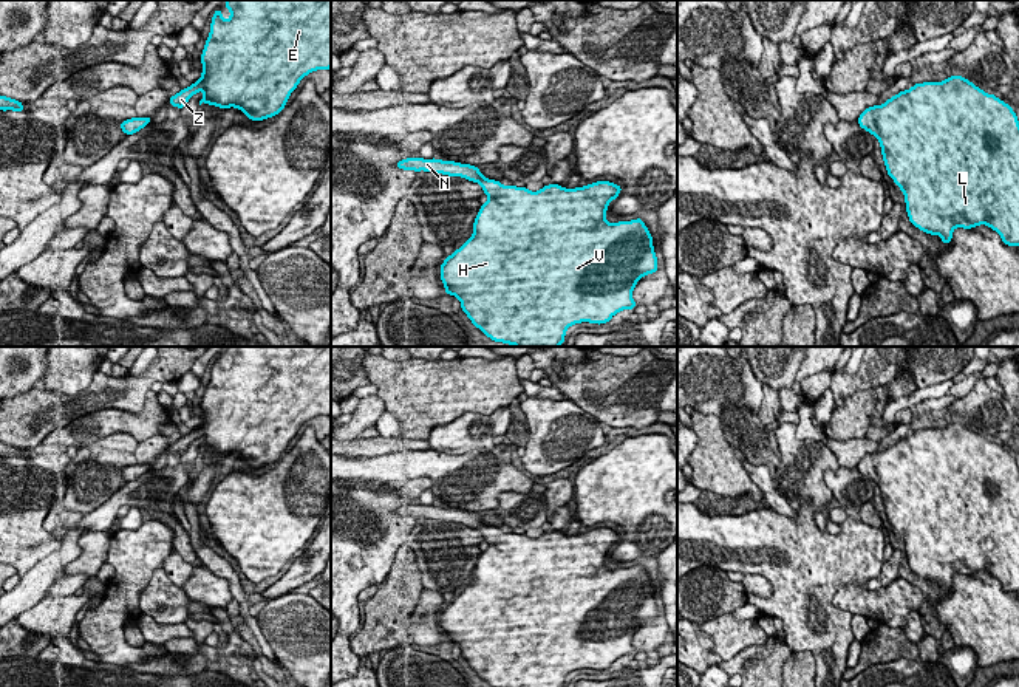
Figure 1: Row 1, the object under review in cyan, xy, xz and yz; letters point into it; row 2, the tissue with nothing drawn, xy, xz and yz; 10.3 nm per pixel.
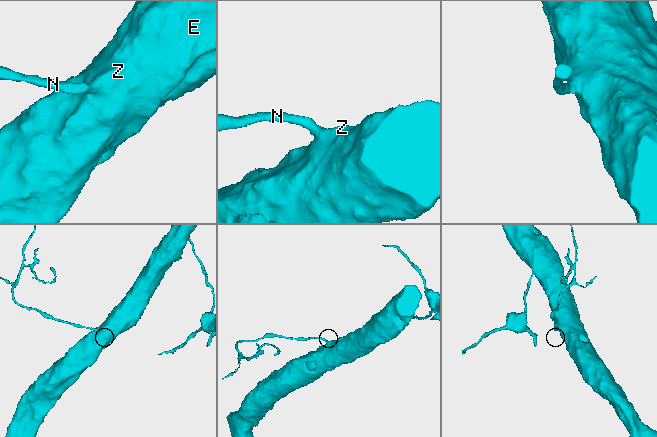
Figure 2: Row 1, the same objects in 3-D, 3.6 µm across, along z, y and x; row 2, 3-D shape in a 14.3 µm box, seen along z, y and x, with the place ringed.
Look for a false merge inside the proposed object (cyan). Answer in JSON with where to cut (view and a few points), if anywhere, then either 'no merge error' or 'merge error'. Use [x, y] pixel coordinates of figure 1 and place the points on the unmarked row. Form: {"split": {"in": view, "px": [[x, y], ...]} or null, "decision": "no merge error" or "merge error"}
{"split": null, "decision": "no merge error"}

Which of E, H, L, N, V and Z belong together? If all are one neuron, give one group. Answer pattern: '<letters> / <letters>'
E H L N V Z

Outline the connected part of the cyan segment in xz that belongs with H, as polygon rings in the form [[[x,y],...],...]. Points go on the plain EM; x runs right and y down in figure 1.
[[[408,504],[400,506],[396,514],[405,517],[425,517],[433,520],[444,520],[450,523],[462,523],[469,528],[479,529],[484,535],[484,540],[489,543],[489,548],[481,552],[475,571],[473,582],[450,603],[444,607],[441,611],[441,627],[444,628],[445,641],[456,642],[461,647],[462,658],[469,662],[475,673],[478,673],[487,684],[492,687],[566,687],[566,676],[580,668],[591,670],[606,670],[611,667],[614,661],[622,656],[634,656],[636,648],[632,647],[632,636],[636,634],[640,624],[653,620],[659,616],[656,599],[653,590],[656,586],[651,585],[649,577],[646,576],[642,565],[632,568],[619,568],[615,571],[609,571],[605,565],[608,557],[608,551],[619,543],[622,538],[622,532],[617,532],[609,528],[597,528],[584,534],[577,535],[564,535],[558,531],[544,532],[538,538],[530,538],[526,534],[515,532],[503,532],[499,528],[487,526],[481,521],[476,512],[459,511],[453,508],[441,508],[441,506],[422,506],[422,504]]]

